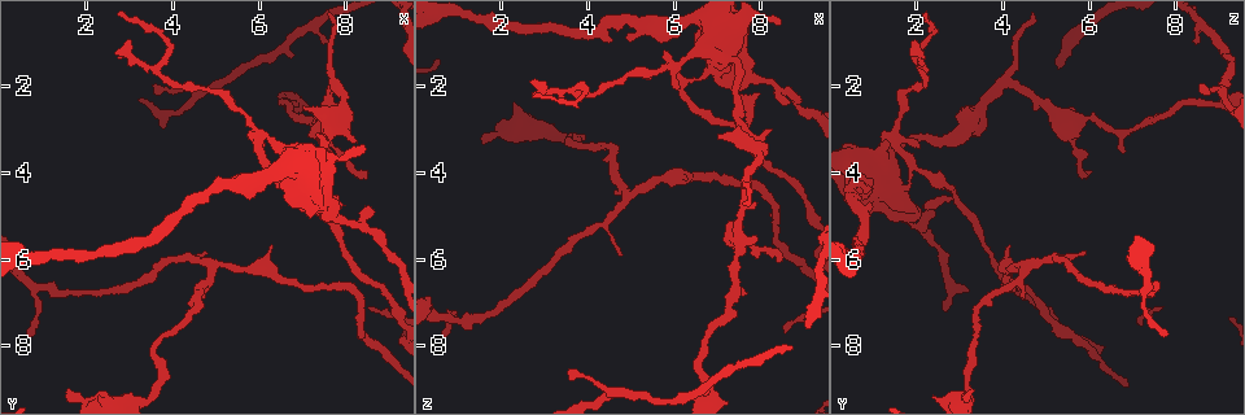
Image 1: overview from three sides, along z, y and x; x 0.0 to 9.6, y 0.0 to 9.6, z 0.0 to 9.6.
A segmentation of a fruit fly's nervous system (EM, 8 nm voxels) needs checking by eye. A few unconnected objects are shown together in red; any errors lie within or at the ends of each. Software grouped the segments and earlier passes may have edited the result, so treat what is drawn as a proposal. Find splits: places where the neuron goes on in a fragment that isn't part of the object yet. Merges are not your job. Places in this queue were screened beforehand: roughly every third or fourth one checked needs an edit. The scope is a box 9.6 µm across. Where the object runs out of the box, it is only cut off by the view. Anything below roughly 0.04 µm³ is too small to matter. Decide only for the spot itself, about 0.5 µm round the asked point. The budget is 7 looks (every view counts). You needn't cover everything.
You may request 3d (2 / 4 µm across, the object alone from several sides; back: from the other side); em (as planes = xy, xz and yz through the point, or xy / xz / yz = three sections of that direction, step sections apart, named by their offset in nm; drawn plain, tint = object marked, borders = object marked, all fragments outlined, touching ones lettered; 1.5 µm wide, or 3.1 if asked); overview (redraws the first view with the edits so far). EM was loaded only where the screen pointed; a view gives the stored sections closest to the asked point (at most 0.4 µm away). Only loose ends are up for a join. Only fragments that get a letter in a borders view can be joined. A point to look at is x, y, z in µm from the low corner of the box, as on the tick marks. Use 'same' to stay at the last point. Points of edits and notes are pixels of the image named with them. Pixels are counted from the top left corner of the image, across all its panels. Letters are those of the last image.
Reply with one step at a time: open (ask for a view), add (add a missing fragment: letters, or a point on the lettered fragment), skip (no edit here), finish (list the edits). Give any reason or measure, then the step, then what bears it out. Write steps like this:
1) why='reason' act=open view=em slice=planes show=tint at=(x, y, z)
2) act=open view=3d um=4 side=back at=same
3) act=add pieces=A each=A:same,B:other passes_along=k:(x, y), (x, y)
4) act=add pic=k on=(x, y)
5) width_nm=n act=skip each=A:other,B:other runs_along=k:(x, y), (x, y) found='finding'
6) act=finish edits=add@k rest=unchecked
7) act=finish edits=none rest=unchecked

why='branch stops here' act=open view=em slice=yz step=4 show=borders at=(8.20, 3.35, 3.00)

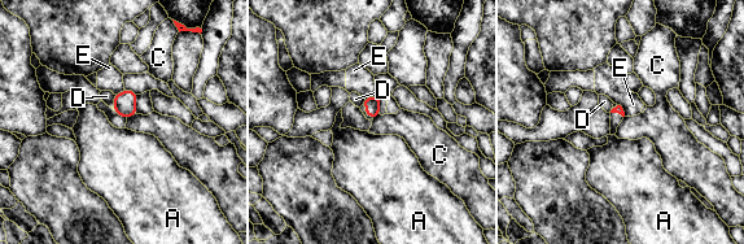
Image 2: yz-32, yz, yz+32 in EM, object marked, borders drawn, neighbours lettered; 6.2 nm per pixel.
why='another direction' act=open view=em slice=planes show=borders at=same

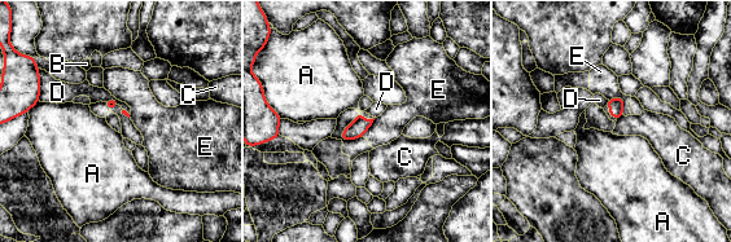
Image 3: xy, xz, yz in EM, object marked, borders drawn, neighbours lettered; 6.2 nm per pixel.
longest_contact=E:140nm act=skip each=A:other,B:other,C:other,D:other,E:other border=3:(622, 114), (617, 120) found='none of them fits'

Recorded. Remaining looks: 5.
why='an open end' act=open view=em slice=planes show=borders at=(1.60, 9.00, 3.30)

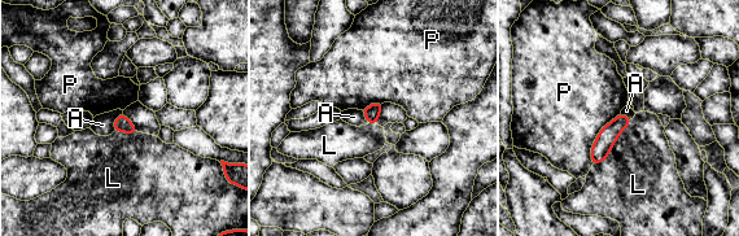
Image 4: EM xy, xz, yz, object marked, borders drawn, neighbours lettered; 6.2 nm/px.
longest_contact=L:380nm act=skip each=A:other,L:other,P:other found='none of them fits'

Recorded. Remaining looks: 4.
why='tapers out' act=open view=3d um=2 at=(0.70, 7.80, 7.85)

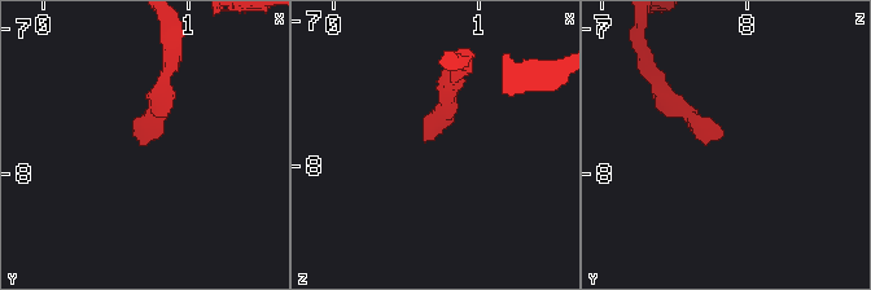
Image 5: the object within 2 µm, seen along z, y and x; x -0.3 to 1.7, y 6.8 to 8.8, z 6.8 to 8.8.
why='need the tissue' act=open view=em slice=yz step=4 show=borders at=(0.66, 7.74, 7.80)

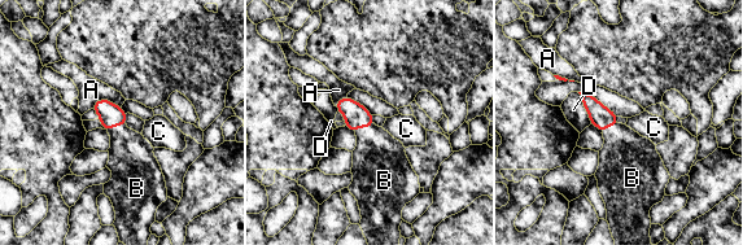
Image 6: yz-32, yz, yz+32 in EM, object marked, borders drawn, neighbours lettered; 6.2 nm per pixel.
act=add pieces=B each=A:other,B:same,C:other,D:other passes_along=6:(355, 116), (363, 126), (379, 161) found='the neuron continues'

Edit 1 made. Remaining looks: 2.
act=finish edits=add@6 rest=unchecked

